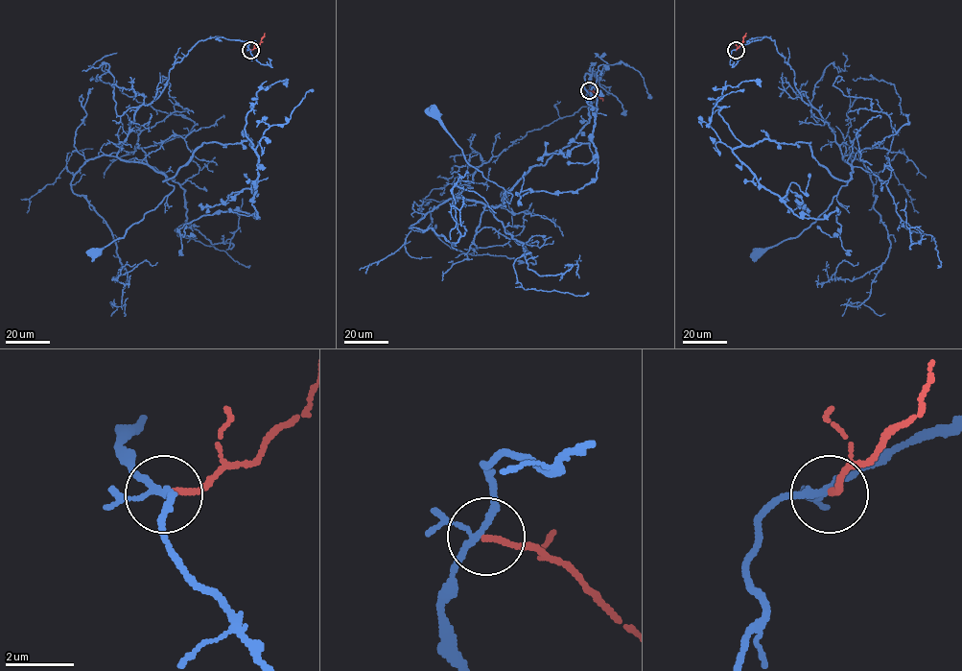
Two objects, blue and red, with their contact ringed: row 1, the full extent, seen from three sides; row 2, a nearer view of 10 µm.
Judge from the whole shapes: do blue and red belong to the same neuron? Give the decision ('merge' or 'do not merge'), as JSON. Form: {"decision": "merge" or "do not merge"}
{"decision": "do not merge"}

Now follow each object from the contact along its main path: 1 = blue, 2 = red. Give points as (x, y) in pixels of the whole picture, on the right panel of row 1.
1: (736, 49), (763, 36), (774, 40), (802, 99), (829, 125), (852, 169), (847, 185), (809, 227), (756, 253)
2: (736, 49), (746, 33)

